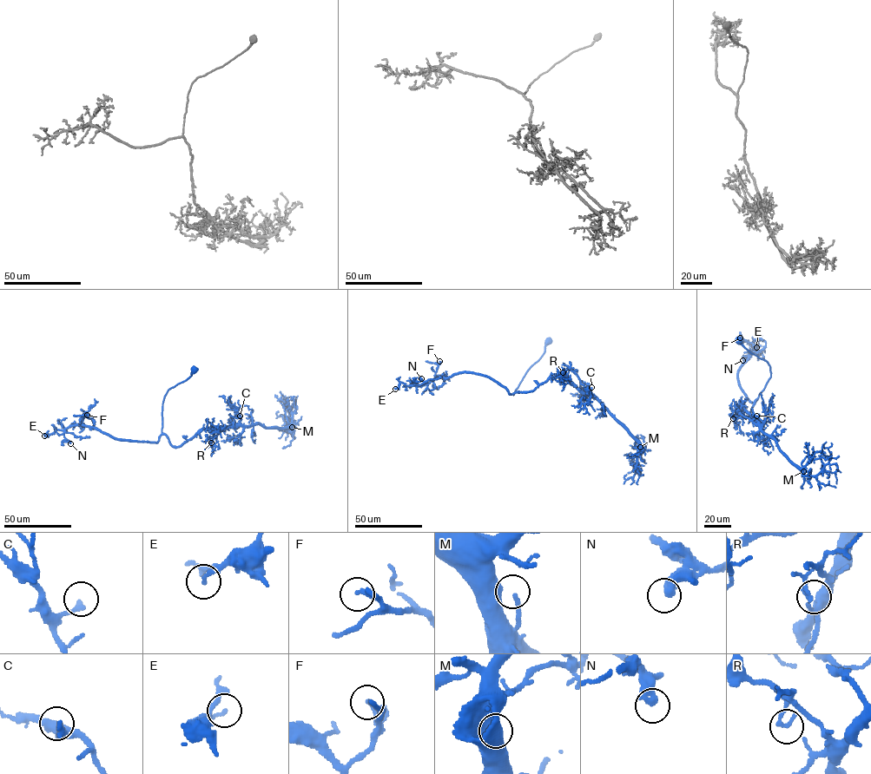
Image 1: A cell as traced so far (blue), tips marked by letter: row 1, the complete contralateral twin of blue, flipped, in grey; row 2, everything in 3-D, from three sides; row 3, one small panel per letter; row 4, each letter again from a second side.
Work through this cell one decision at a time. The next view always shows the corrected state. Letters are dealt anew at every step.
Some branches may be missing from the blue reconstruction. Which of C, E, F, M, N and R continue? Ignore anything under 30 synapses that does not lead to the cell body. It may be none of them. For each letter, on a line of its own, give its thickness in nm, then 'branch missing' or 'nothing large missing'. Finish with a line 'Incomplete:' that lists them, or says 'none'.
C: 180 nm | nothing large missing
E: 190 nm | nothing large missing
F: 140 nm | nothing large missing
M: 160 nm | nothing large missing
N: 380 nm | nothing large missing
R: 180 nm | nothing large missing
Incomplete: none

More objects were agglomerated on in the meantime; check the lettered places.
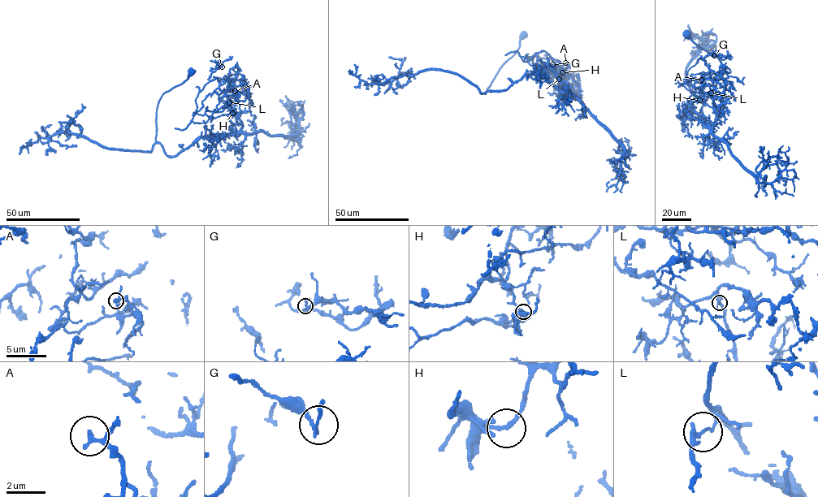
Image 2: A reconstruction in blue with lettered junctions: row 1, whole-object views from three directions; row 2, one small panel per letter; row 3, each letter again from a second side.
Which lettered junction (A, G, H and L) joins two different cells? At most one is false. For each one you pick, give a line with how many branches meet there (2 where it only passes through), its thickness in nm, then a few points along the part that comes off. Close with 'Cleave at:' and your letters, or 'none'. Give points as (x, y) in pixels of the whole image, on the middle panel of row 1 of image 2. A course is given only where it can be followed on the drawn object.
L: 2 branches meet; 220 nm thick; foreign part runs (559, 79), (536, 53), (528, 61), (521, 58), (534, 70), (551, 71), (577, 100), (581, 96)
Cleave at: L

